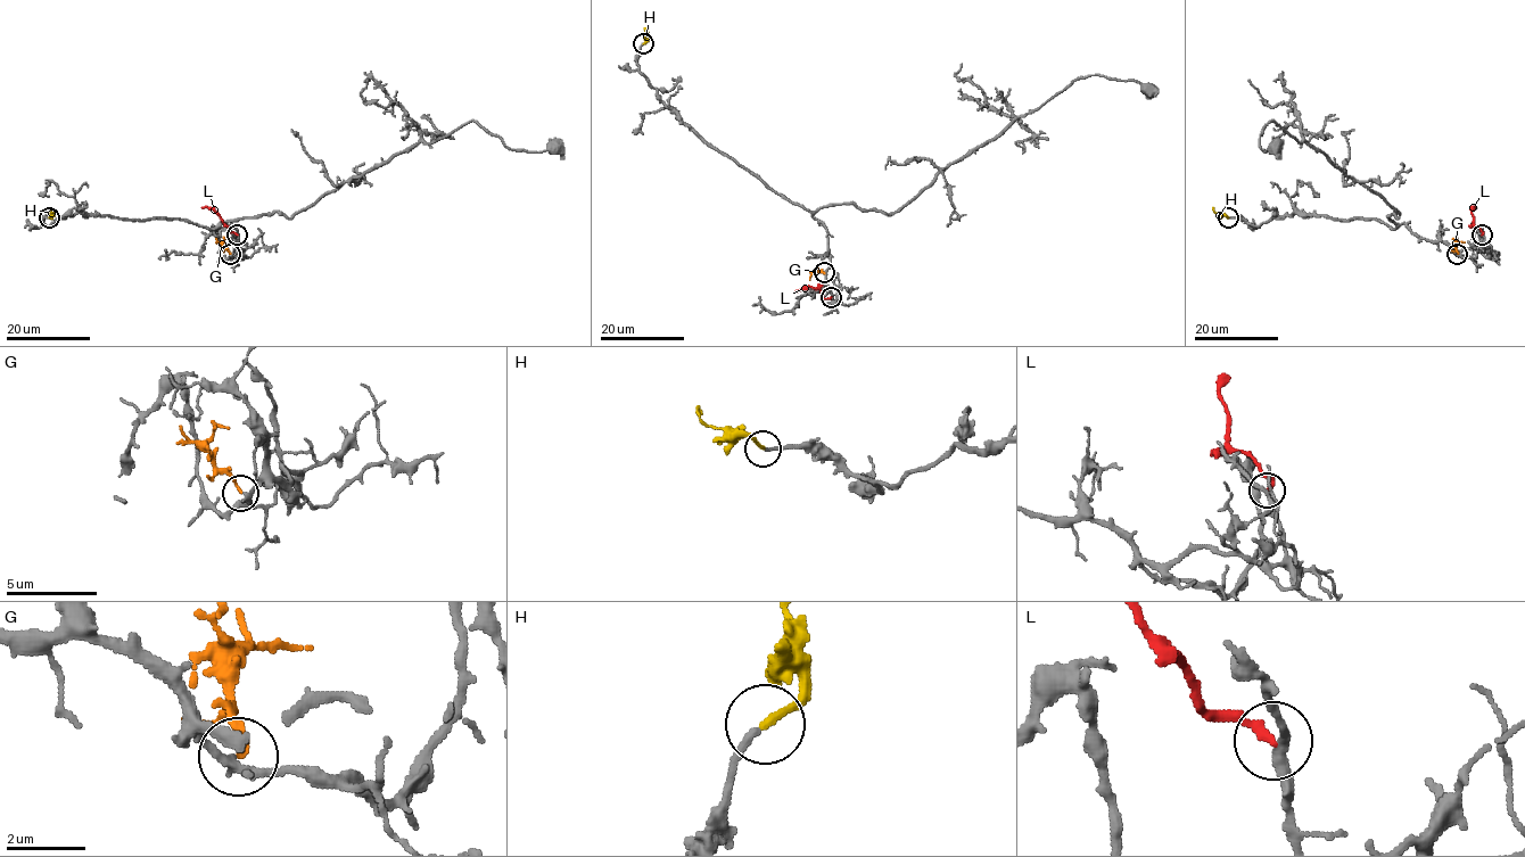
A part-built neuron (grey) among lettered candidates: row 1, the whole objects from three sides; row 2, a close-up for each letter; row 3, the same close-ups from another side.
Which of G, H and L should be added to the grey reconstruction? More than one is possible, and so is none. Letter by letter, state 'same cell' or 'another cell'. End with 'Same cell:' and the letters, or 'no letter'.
G: same cell
H: same cell
L: another cell
Same cell: G, H

